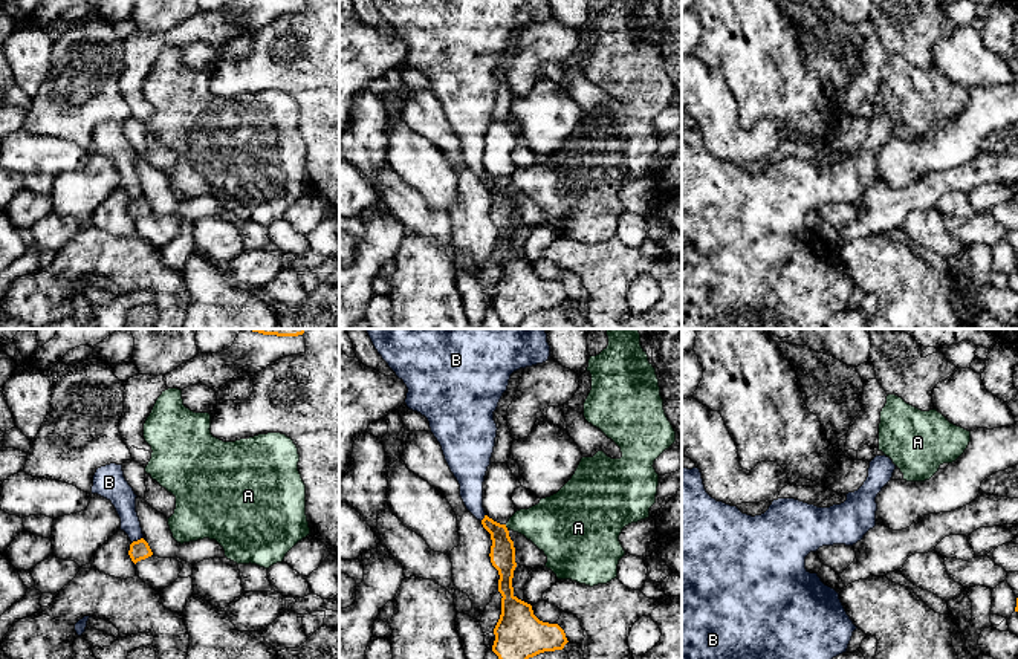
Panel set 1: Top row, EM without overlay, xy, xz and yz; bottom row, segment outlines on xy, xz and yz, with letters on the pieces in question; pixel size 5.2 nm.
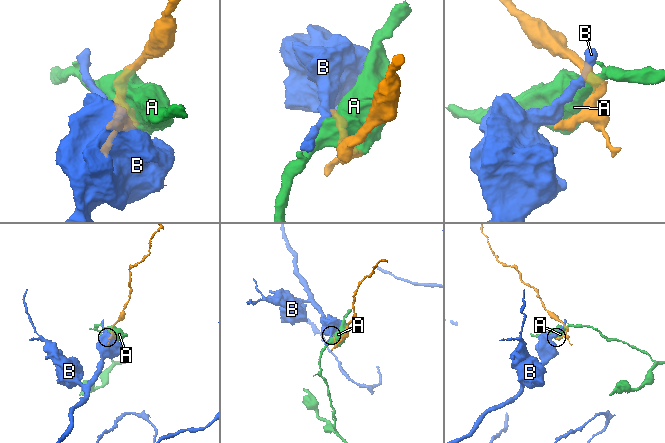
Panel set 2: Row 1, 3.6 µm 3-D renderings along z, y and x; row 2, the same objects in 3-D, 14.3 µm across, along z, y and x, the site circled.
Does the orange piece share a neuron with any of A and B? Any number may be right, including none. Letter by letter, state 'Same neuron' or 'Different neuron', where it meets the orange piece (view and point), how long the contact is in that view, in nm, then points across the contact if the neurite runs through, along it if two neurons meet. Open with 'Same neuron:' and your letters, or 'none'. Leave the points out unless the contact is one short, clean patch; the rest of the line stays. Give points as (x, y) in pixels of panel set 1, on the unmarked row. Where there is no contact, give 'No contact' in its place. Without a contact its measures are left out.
Same neuron: none
A: Different neuron. Touches orange at xz (505, 184). Shared border 30 nm
B: Different neuron. Touches orange at xy (138, 198). Shared border 70 nm. Boundary: xy (142, 194), (132, 201)

